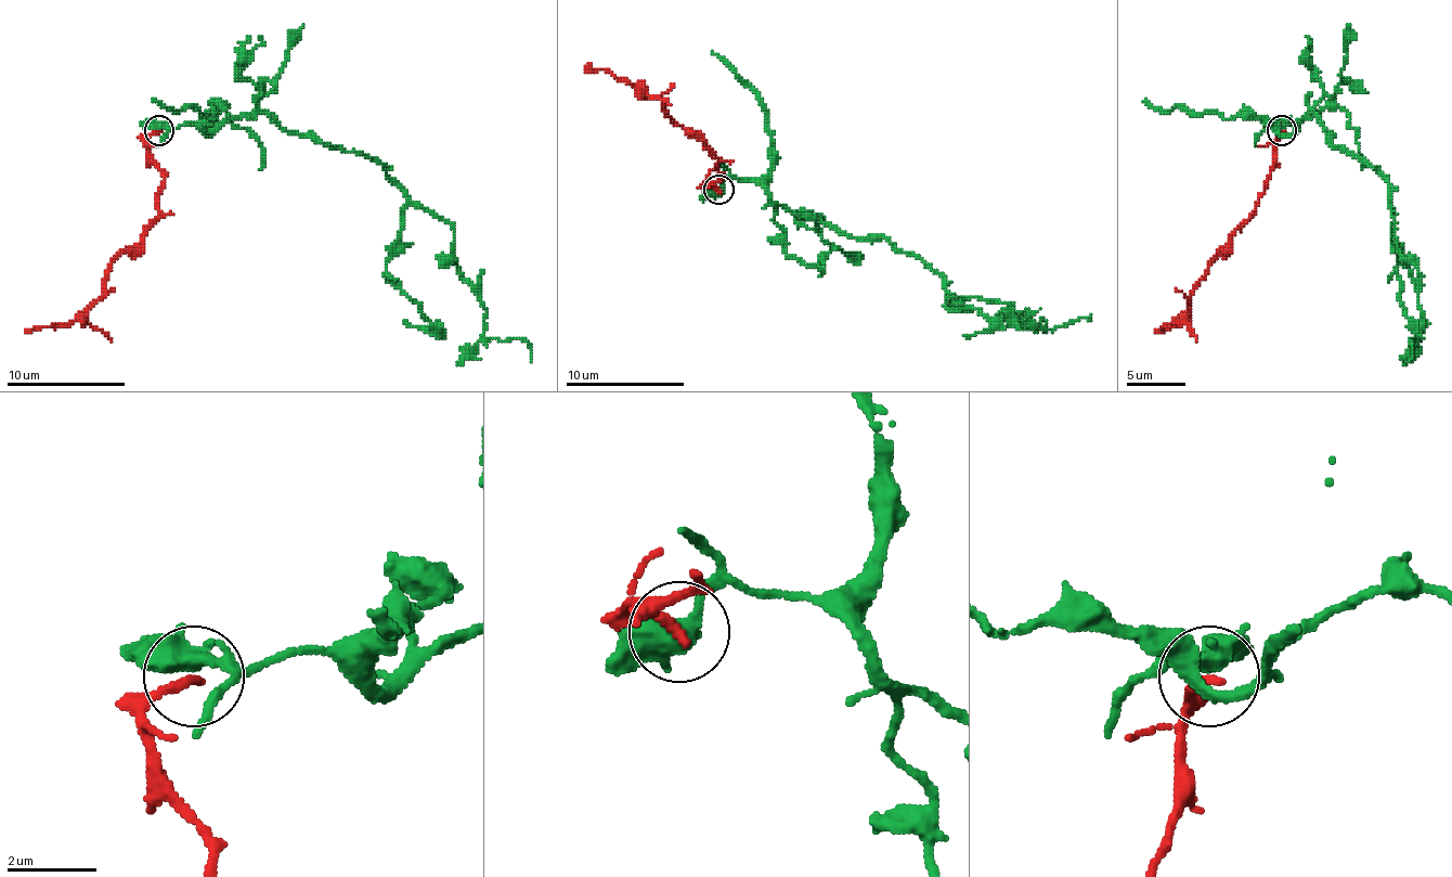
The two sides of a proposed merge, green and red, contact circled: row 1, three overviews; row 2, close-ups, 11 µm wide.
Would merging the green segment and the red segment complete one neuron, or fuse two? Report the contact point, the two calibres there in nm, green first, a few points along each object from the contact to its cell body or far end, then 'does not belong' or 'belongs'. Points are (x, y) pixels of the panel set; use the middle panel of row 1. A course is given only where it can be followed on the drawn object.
place (718, 190); calibres 380 and 220 nm; course green (717, 190), (756, 181), (792, 214), (886, 237), (955, 297), (1011, 302), (1023, 330), (1090, 314); course red (717, 190), (705, 184), (724, 176), (717, 157), (671, 116), (659, 99), (647, 99), (626, 80), (585, 66); does not belong

